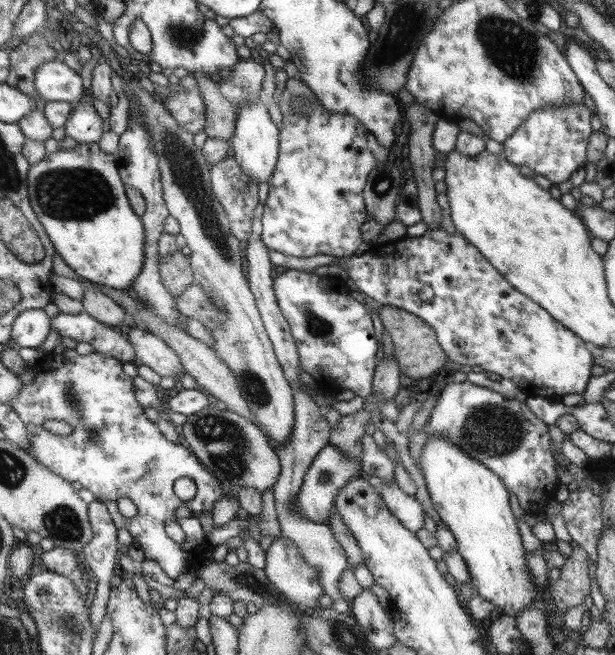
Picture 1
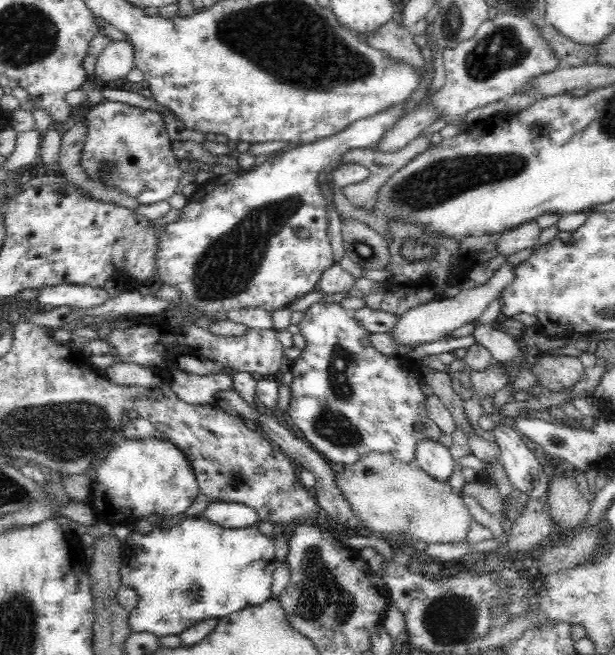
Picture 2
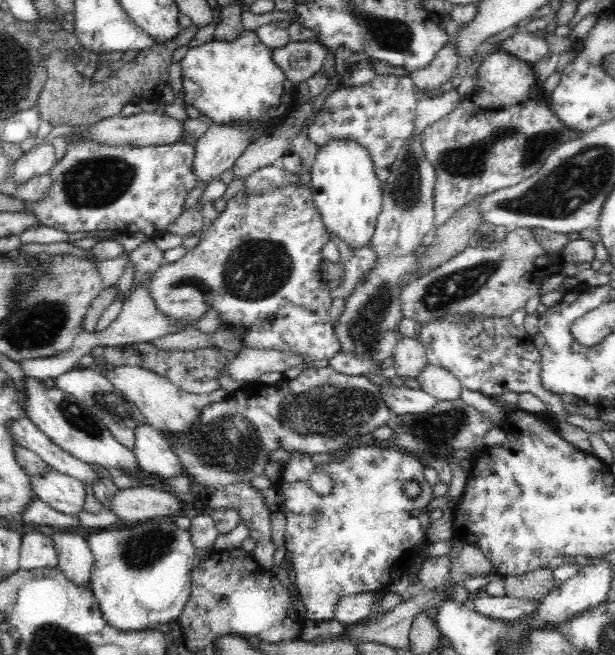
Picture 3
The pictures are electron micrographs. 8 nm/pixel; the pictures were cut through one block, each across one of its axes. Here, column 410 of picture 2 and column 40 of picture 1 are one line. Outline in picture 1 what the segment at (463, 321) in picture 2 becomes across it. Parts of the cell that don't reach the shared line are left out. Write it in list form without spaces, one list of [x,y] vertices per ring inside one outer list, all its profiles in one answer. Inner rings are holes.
[[[43,309],[20,312],[11,328],[10,339],[21,348],[36,349],[50,330],[50,318]]]

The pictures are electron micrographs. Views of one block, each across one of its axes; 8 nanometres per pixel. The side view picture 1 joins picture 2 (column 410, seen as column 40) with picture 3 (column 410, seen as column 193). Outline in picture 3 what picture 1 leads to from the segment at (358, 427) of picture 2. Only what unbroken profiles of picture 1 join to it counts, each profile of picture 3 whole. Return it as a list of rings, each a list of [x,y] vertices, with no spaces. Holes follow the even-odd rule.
[[[360,446],[340,462],[326,464],[325,471],[332,480],[332,492],[328,496],[319,496],[309,482],[316,472],[311,457],[300,452],[290,453],[290,460],[283,467],[284,477],[274,487],[281,497],[280,512],[286,519],[284,540],[285,550],[288,550],[293,558],[291,577],[301,594],[306,620],[320,622],[334,620],[340,598],[361,592],[380,592],[401,575],[408,574],[414,560],[426,547],[426,530],[432,524],[428,513],[419,518],[411,515],[413,510],[428,506],[432,500],[431,487],[423,474],[424,466],[424,461],[402,450]],[[408,482],[416,482],[421,488],[420,494],[415,498],[406,495],[404,488]],[[316,508],[323,515],[318,524],[314,524],[316,519],[310,517]]]

